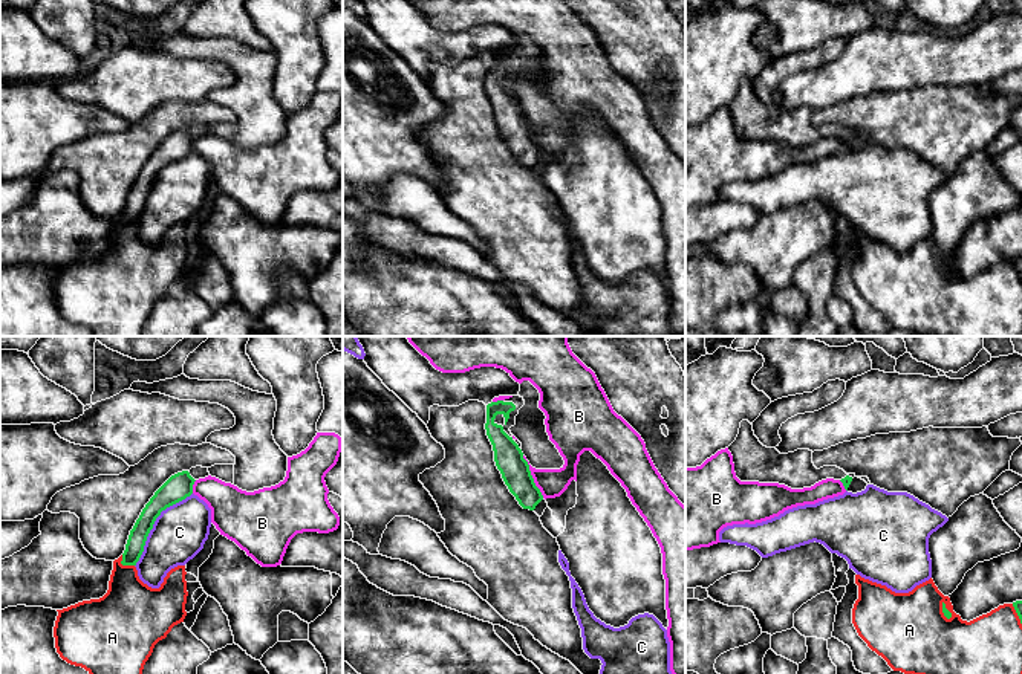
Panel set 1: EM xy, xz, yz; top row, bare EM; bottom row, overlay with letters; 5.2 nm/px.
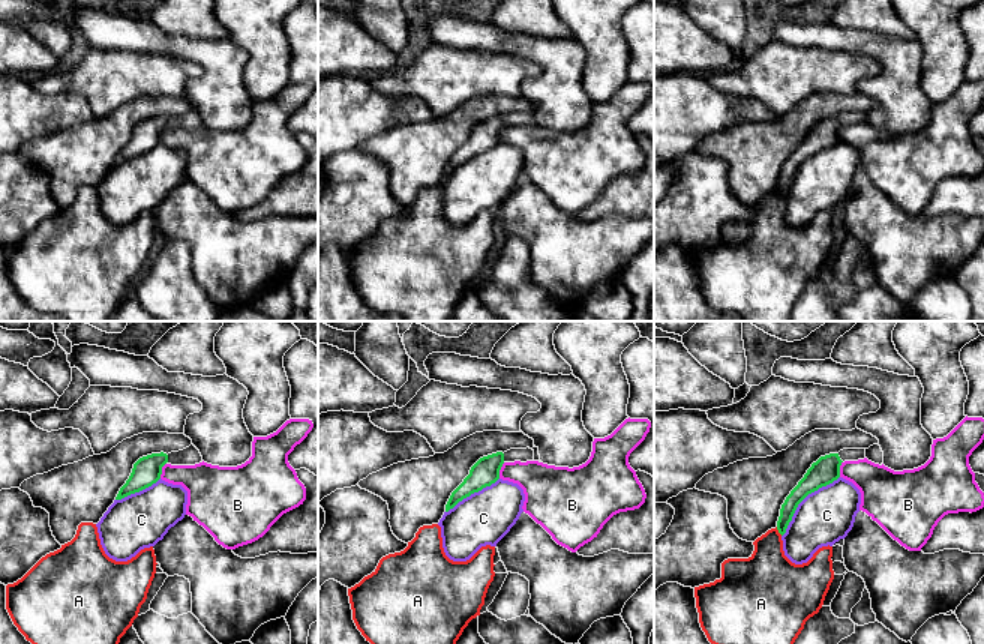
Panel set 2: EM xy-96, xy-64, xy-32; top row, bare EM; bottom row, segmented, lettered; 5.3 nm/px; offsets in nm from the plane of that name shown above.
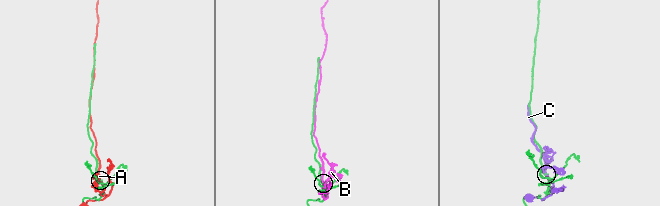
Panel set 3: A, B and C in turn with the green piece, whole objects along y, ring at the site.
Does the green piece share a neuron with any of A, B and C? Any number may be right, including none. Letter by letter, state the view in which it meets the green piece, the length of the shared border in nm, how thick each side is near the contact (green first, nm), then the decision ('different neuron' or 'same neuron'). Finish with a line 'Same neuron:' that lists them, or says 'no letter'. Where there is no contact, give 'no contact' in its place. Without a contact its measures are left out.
A: xy | 90 nm | 100/320 nm | different neuron
B: xz | 260 nm | 150/150 nm | different neuron
C: xy | 500 nm | 140/280 nm | different neuron
Same neuron: no letter

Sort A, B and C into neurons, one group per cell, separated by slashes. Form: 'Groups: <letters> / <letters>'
Groups: A / B / C

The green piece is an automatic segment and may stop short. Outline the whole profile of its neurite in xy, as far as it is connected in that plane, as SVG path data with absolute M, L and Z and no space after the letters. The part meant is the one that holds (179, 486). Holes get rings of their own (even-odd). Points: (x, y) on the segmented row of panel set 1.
M188 471L171 475L150 498L130 530L125 550L122 553L122 565L136 565L139 561L147 536L153 529L156 518L167 507L185 500L193 494L194 478Z

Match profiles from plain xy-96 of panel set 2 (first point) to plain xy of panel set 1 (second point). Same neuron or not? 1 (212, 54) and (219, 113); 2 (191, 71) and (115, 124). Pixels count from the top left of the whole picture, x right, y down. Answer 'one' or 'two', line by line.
1: two
2: two

